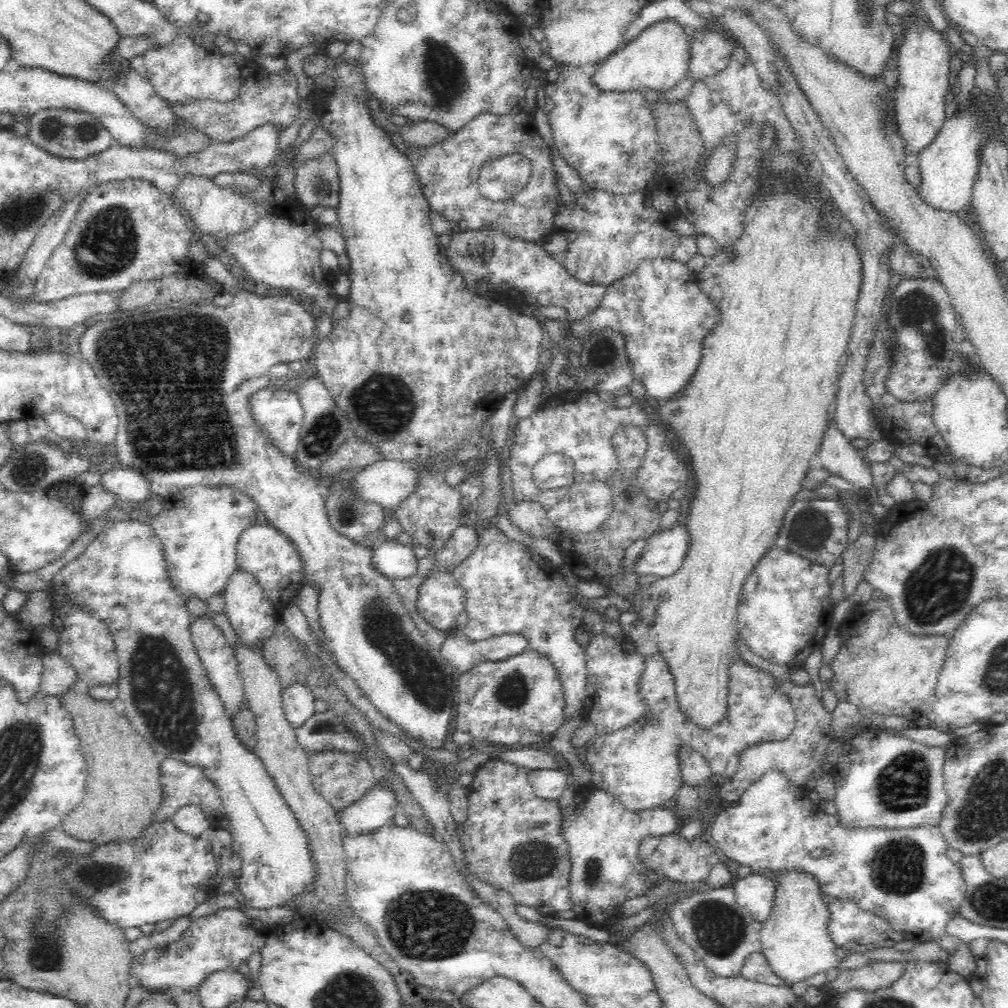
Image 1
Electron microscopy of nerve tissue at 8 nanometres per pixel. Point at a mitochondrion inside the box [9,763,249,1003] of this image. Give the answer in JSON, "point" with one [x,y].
{"point":[45,947]}

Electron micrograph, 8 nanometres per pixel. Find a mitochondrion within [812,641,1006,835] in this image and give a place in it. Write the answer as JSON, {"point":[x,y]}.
{"point":[905,784]}

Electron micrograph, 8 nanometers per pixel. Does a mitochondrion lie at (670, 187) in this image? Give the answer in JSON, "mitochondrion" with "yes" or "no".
{"mitochondrion":"no"}

